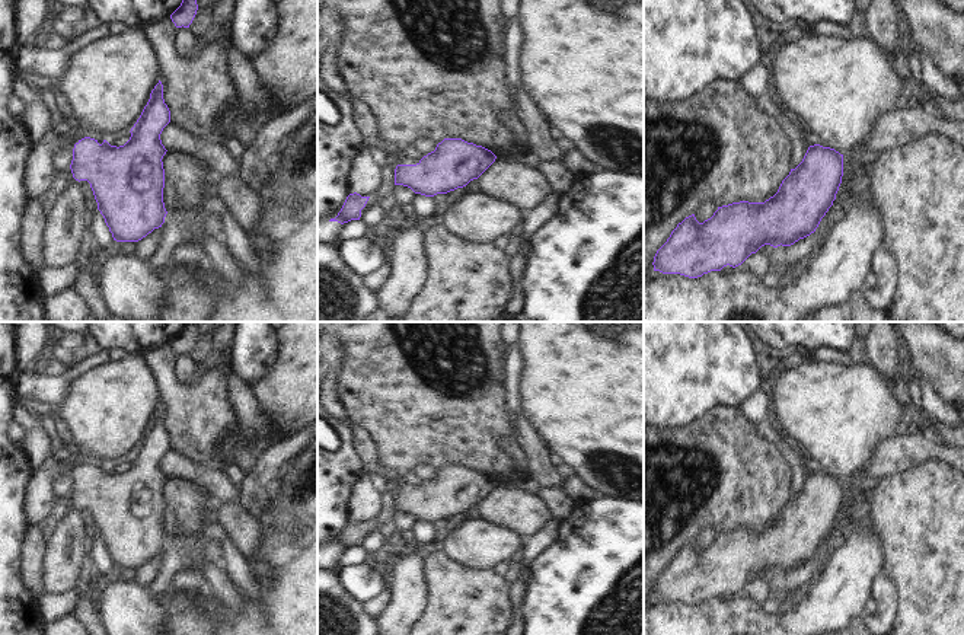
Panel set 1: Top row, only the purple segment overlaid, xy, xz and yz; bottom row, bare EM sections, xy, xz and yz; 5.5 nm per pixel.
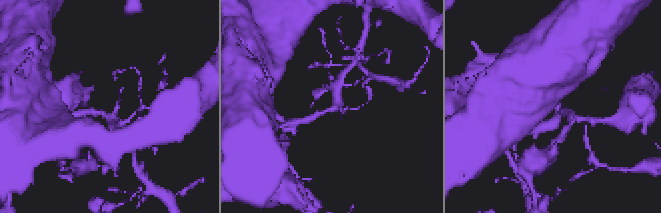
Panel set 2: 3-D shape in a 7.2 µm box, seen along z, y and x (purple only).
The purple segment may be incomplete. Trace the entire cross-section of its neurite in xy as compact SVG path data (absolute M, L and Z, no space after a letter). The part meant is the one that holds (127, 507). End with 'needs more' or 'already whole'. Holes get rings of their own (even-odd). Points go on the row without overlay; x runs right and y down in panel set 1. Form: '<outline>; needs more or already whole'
M159 406L151 417L150 425L140 444L130 457L130 466L124 472L111 472L106 466L95 466L90 463L84 463L74 469L73 486L70 491L71 500L68 501L67 508L79 510L80 507L87 507L90 510L98 529L98 536L103 542L106 552L116 568L138 568L165 549L167 537L163 529L165 495L162 485L167 476L162 470L160 460L169 449L170 437L165 430L163 411Z; needs more

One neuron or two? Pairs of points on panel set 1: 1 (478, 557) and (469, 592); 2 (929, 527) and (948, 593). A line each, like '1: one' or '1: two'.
1: two
2: one

